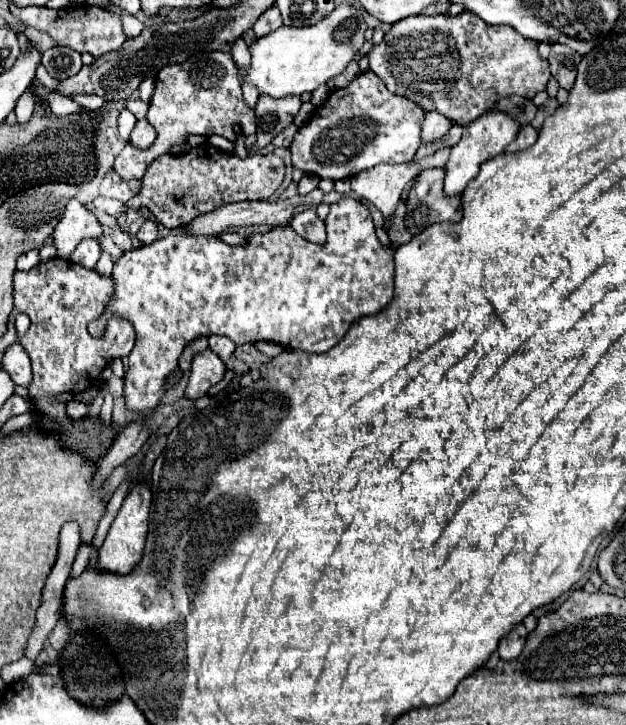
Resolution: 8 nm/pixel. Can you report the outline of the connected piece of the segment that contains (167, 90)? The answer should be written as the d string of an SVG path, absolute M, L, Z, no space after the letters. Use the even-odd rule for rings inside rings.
M202 52L188 58L186 62L162 66L156 76L154 96L150 100L146 118L158 130L156 142L152 144L152 148L148 148L148 152L136 152L134 148L124 148L120 152L114 162L114 174L118 174L124 182L142 180L152 160L156 160L160 154L166 154L172 146L186 144L190 134L218 134L228 138L230 142L236 142L240 136L248 138L256 134L256 118L254 112L244 104L242 86L230 52ZM236 126L242 134L234 130Z

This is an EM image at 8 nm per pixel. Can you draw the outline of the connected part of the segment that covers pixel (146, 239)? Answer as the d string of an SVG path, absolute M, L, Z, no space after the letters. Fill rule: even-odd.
M146 220L146 222L142 224L142 228L138 230L138 238L140 238L142 244L150 244L150 242L154 242L154 240L158 238L158 226L156 226L156 222Z

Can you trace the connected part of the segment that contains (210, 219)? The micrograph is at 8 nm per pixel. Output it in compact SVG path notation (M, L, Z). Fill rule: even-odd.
M316 188L305 198L302 196L294 196L290 200L284 202L240 202L240 204L230 204L230 206L222 206L212 210L210 214L202 214L196 220L188 222L186 226L182 226L182 230L190 236L218 236L228 228L240 228L240 226L254 226L254 224L272 224L272 226L284 226L292 220L292 212L298 204L318 205L322 202L323 192Z

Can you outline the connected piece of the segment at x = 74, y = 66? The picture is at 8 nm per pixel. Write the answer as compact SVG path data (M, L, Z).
M50 48L42 54L42 64L52 78L64 80L74 76L82 68L82 58L70 48Z

